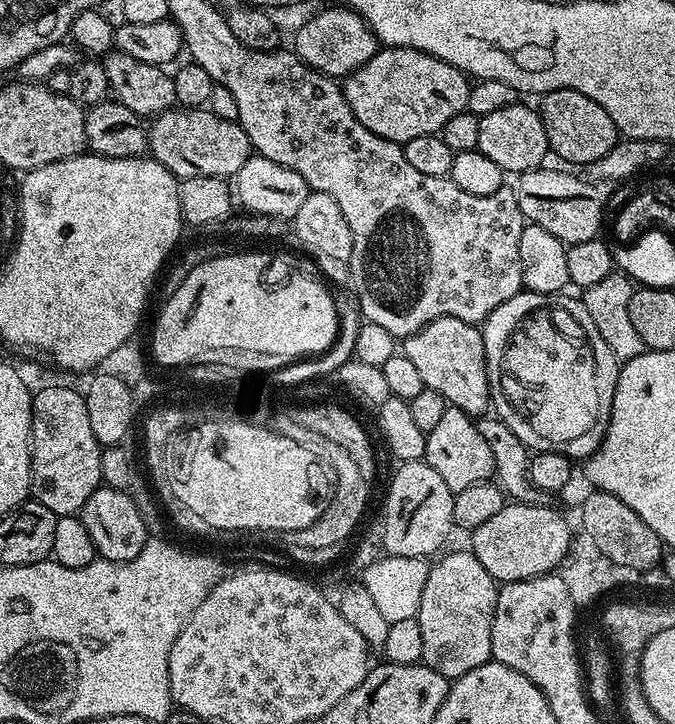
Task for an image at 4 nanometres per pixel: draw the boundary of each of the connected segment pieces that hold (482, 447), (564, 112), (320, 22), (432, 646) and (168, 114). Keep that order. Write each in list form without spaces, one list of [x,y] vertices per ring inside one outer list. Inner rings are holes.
[[[449,406],[442,418],[434,425],[434,430],[426,433],[426,450],[424,460],[442,477],[442,482],[450,486],[453,494],[466,490],[466,486],[474,486],[474,482],[492,480],[496,471],[494,454],[490,450],[486,438],[478,430],[476,420],[461,408]]]
[[[563,88],[543,93],[541,100],[544,101],[538,104],[538,111],[546,126],[546,138],[551,155],[561,156],[565,160],[565,165],[590,165],[610,154],[610,150],[618,143],[618,133],[610,114],[606,114],[606,110],[598,106],[598,102],[586,98],[586,94]]]
[[[324,8],[312,16],[296,32],[294,51],[304,63],[325,76],[343,78],[349,76],[358,66],[370,62],[378,50],[378,41],[372,28],[360,13],[353,8]]]
[[[472,551],[447,552],[428,569],[426,590],[422,590],[422,602],[415,618],[420,623],[421,661],[453,681],[492,660],[490,634],[498,581],[487,572]]]
[[[173,106],[160,112],[147,125],[148,129],[148,152],[151,159],[156,160],[166,170],[170,170],[181,181],[189,180],[195,176],[223,176],[225,178],[235,177],[238,170],[242,170],[242,162],[253,155],[254,149],[246,130],[239,122],[218,118],[205,106],[203,108],[185,108]]]

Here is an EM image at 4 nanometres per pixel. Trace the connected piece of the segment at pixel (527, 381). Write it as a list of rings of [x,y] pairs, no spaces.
[[[521,290],[514,298],[510,298],[506,302],[502,302],[502,306],[498,306],[495,315],[499,316],[520,316],[516,320],[516,325],[512,328],[512,333],[508,336],[508,345],[504,348],[504,360],[508,363],[508,373],[504,376],[504,392],[508,395],[508,400],[516,408],[521,408],[528,415],[528,420],[541,432],[544,436],[549,436],[553,440],[553,445],[570,444],[582,436],[592,436],[603,433],[608,427],[608,419],[612,417],[612,403],[614,402],[614,390],[616,383],[620,377],[621,365],[618,363],[615,354],[610,350],[610,346],[606,346],[606,342],[602,342],[602,334],[598,334],[594,321],[591,320],[590,314],[586,314],[586,306],[583,299],[576,300],[569,294],[538,294],[537,292],[529,292]]]

